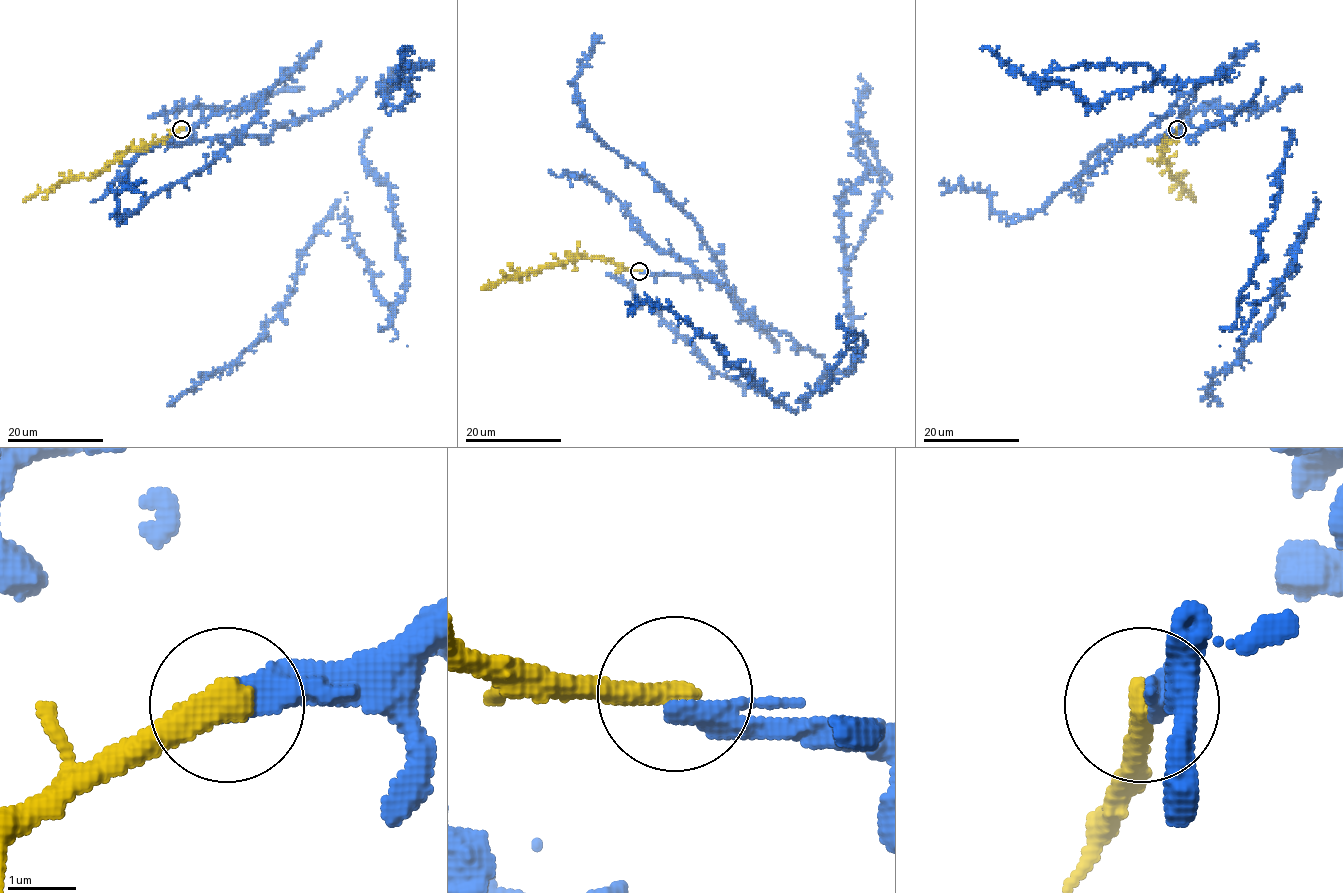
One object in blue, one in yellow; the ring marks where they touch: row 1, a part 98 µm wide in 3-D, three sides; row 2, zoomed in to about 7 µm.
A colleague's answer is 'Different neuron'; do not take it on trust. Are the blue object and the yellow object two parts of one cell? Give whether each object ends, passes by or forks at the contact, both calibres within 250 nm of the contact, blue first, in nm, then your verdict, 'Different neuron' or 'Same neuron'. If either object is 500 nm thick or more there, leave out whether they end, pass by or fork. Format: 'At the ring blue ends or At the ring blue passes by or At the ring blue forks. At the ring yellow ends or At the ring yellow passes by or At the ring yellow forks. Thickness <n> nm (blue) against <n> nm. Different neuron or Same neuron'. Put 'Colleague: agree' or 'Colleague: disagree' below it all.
At the ring blue ends. At the ring yellow ends. Thickness 480 nm (blue) against 440 nm. Same neuron
Colleague: disagree

